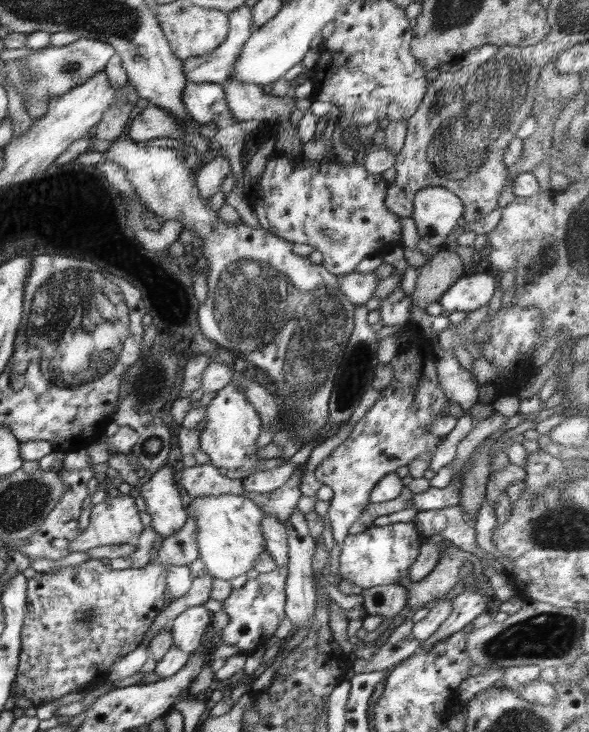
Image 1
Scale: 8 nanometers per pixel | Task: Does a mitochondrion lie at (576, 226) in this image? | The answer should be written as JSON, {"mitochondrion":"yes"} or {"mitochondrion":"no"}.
{"mitochondrion":"yes"}

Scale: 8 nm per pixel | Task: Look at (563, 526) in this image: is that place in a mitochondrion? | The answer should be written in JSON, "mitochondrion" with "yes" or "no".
{"mitochondrion":"yes"}

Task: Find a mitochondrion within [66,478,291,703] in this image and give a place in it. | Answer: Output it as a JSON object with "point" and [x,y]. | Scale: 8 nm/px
{"point":[87,614]}

